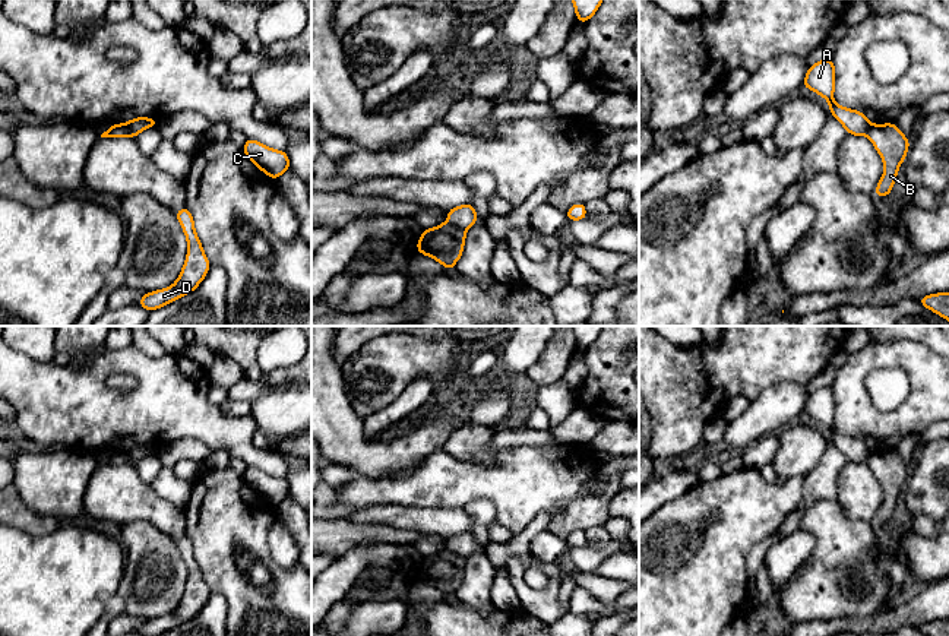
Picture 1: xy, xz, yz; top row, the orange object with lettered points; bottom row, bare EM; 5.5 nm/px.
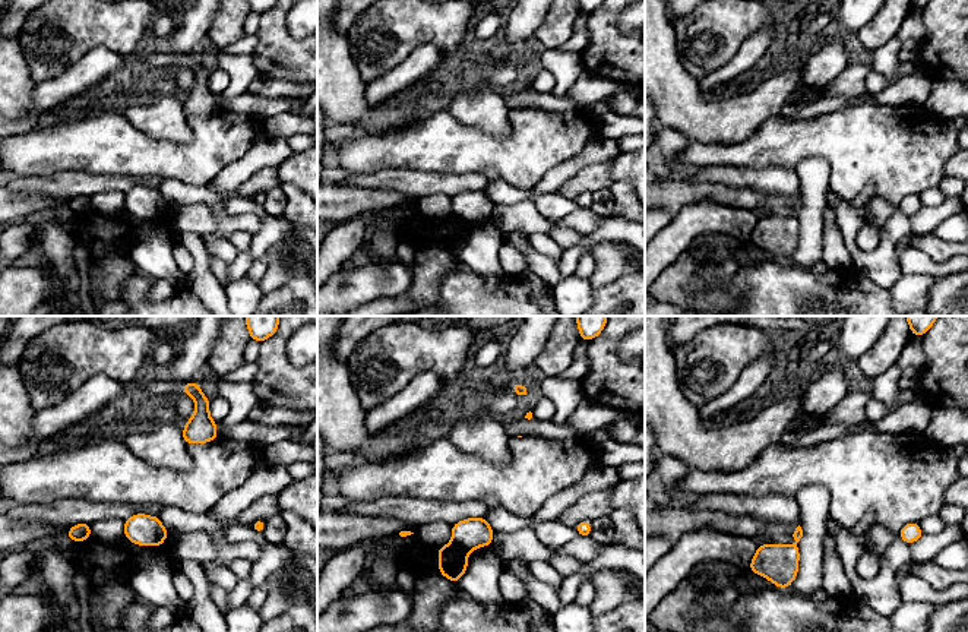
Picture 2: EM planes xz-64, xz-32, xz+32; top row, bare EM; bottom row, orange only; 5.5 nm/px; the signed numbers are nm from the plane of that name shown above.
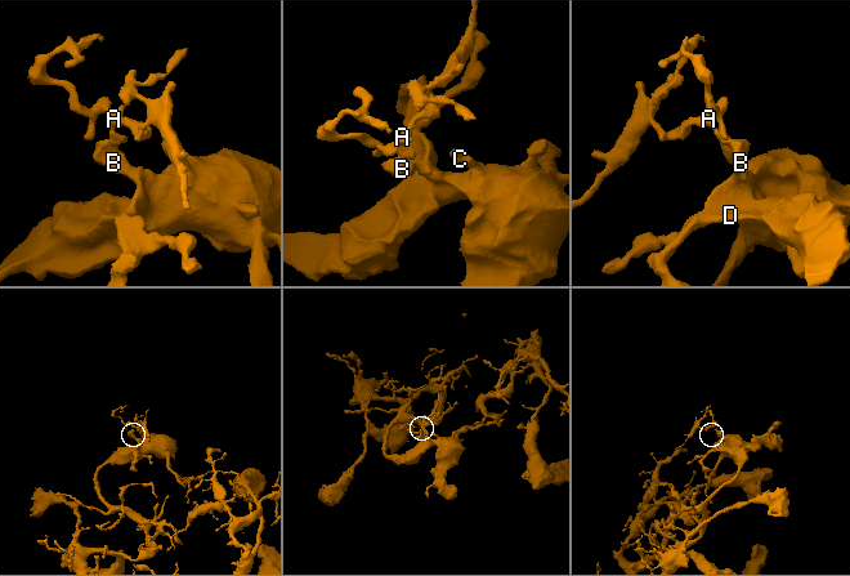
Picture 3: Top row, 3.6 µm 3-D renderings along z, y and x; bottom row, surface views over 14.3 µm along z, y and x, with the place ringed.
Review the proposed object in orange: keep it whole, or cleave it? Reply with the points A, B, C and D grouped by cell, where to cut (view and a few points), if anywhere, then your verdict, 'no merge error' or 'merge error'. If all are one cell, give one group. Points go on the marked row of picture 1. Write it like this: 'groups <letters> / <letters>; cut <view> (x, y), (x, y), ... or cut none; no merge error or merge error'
groups A / B C D; cut xz (448, 222), (465, 231); merge error

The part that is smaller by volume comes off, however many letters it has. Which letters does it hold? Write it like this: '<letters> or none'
A

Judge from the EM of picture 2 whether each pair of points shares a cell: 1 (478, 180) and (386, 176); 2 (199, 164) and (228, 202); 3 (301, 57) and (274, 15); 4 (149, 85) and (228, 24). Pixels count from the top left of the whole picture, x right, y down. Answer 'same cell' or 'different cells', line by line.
1: same cell
2: different cells
3: same cell
4: different cells

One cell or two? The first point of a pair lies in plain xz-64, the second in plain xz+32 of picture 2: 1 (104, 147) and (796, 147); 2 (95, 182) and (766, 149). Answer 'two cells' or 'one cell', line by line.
1: one cell
2: two cells

